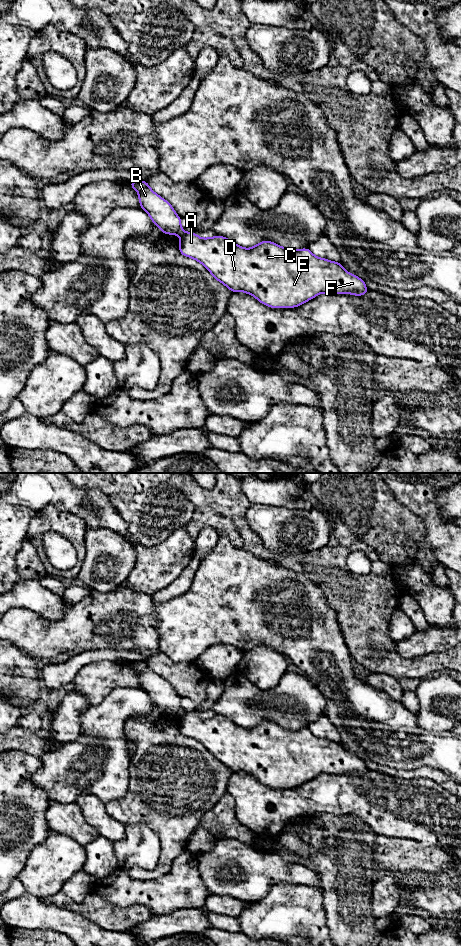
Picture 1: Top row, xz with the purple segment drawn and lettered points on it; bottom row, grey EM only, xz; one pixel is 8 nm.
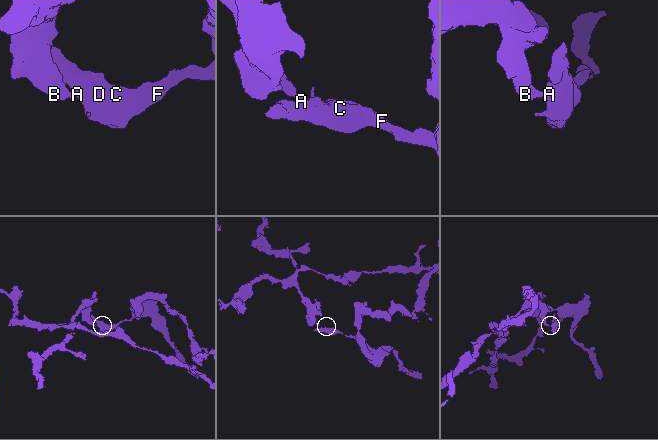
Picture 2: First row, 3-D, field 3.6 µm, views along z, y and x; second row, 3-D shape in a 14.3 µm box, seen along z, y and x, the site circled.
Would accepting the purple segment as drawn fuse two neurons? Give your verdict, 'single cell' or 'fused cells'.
fused cells

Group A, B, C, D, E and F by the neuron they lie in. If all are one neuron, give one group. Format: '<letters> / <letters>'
A C D E F / B

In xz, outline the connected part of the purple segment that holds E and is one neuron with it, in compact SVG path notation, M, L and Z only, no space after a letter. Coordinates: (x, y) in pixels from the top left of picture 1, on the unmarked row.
M185 712L179 722L183 736L199 741L212 756L232 772L244 772L272 788L294 788L318 774L352 774L362 776L369 770L365 761L347 752L339 742L316 737L308 728L286 729L271 721L262 721L247 729L229 718L201 718Z

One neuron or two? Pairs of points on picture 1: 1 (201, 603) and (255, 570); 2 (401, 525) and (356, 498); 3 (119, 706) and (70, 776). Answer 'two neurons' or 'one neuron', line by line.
1: one neuron
2: one neuron
3: one neuron

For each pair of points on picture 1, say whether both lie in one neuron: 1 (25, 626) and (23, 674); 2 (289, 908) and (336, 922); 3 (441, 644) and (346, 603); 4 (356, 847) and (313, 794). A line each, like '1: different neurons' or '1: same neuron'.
1: different neurons
2: different neurons
3: different neurons
4: different neurons

